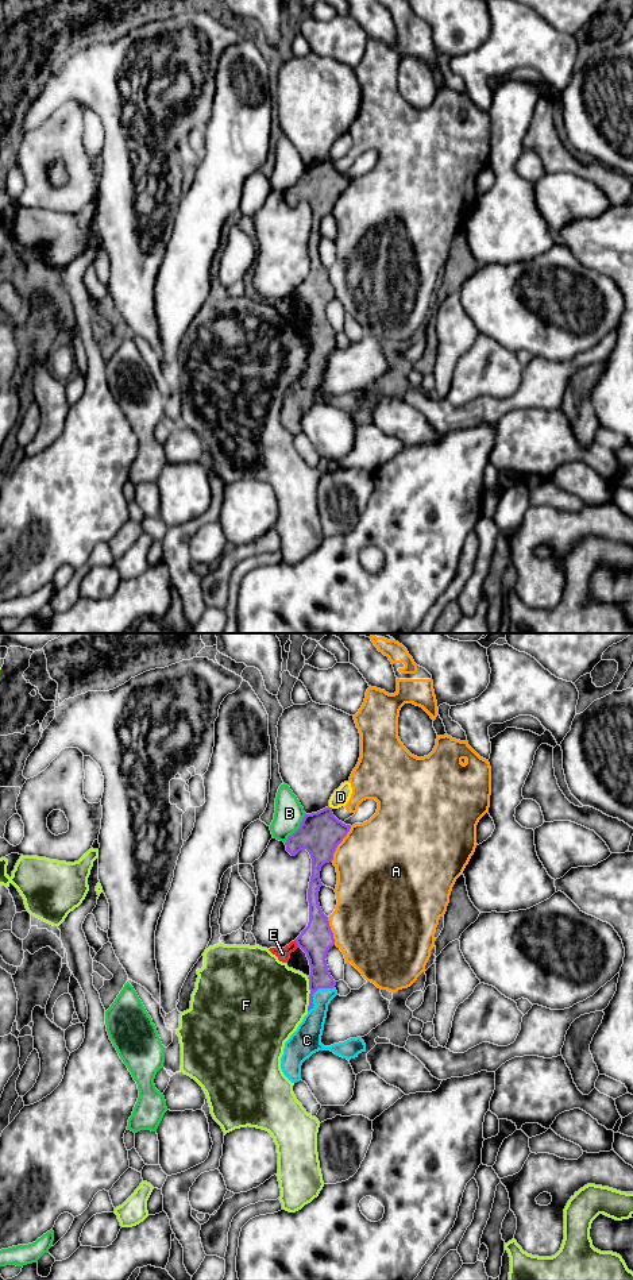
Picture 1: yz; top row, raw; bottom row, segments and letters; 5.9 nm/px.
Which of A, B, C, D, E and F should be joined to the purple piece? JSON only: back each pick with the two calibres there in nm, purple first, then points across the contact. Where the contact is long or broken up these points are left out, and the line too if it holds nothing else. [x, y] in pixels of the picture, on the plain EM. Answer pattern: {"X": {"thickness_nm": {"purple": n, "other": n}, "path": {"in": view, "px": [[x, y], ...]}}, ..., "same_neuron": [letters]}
{"C": {"thickness_nm": {"purple": 140, "other": 150}, "path": {"in": "yz", "px": [[316, 301], [315, 343], [316, 369], [309, 384]]}}, "E": {"thickness_nm": {"purple": 190, "other": 80}}, "same_neuron": ["C", "E"]}

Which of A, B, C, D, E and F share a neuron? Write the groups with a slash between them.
A / B / C E / D / F

